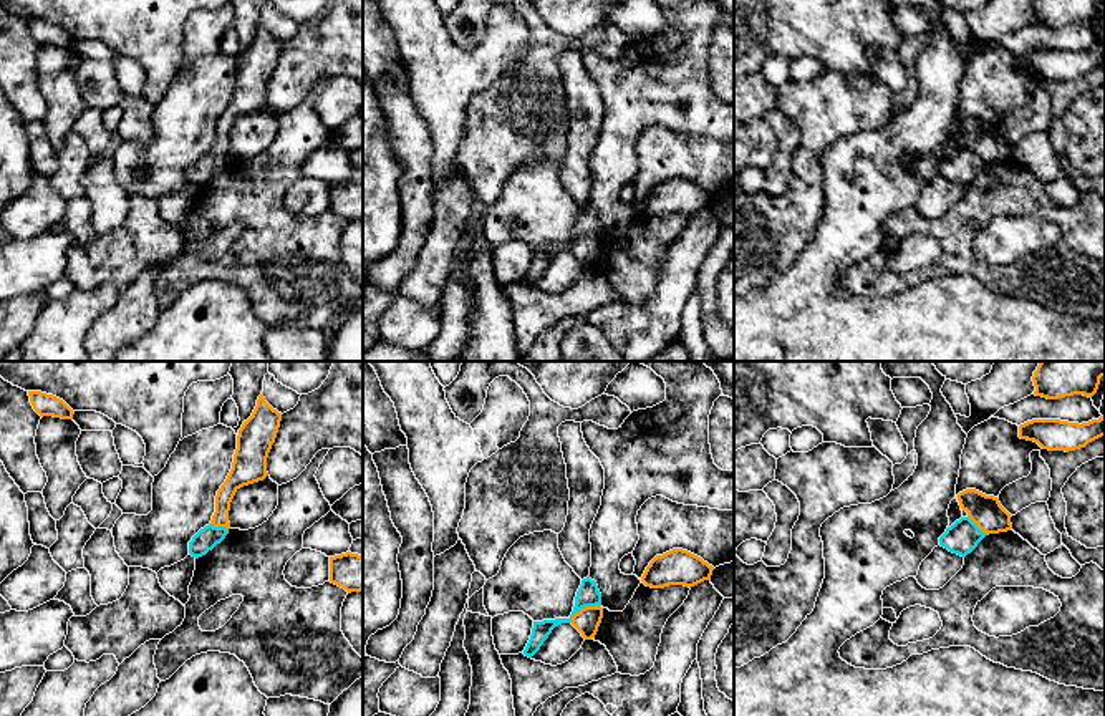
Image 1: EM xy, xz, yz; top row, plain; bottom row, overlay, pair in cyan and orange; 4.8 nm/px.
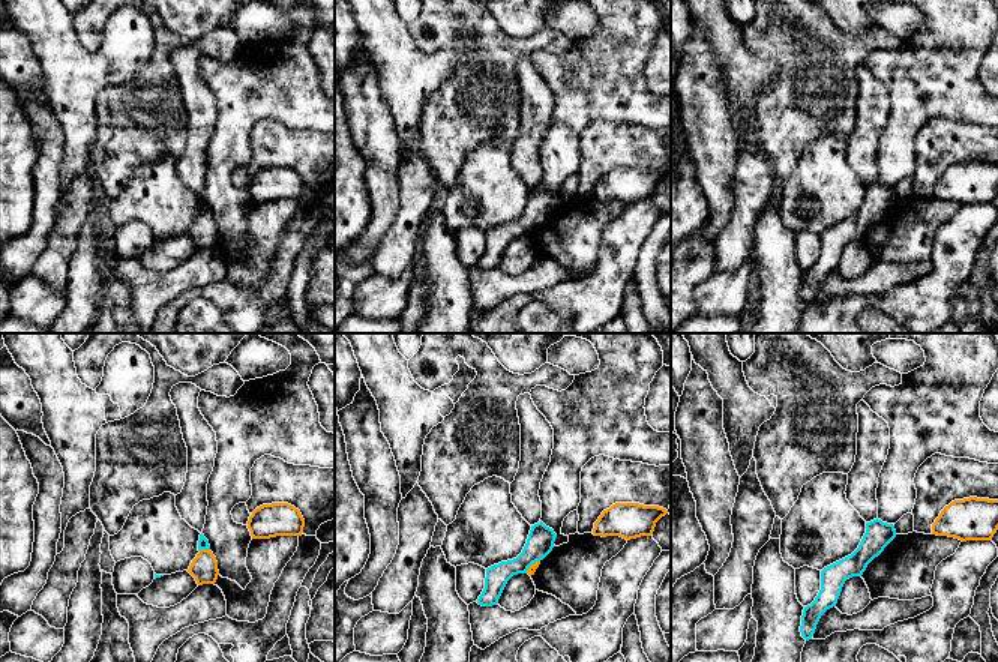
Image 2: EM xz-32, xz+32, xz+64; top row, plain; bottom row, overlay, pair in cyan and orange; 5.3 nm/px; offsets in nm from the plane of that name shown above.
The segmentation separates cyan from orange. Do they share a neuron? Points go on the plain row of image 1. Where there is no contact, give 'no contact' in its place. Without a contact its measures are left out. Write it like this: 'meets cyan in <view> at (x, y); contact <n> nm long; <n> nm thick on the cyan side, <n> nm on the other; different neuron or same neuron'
meets cyan in xz at (583, 236); contact 180 nm long; 110 nm thick on the cyan side, 120 nm on the other; different neuron

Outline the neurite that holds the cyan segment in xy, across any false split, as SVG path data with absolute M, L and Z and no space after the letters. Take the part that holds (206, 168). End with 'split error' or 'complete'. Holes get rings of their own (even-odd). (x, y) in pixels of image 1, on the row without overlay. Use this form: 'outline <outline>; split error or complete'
outline M212 152L205 154L189 171L189 182L195 187L205 184L217 172L220 172L227 162L229 157L225 156L214 156Z; complete

